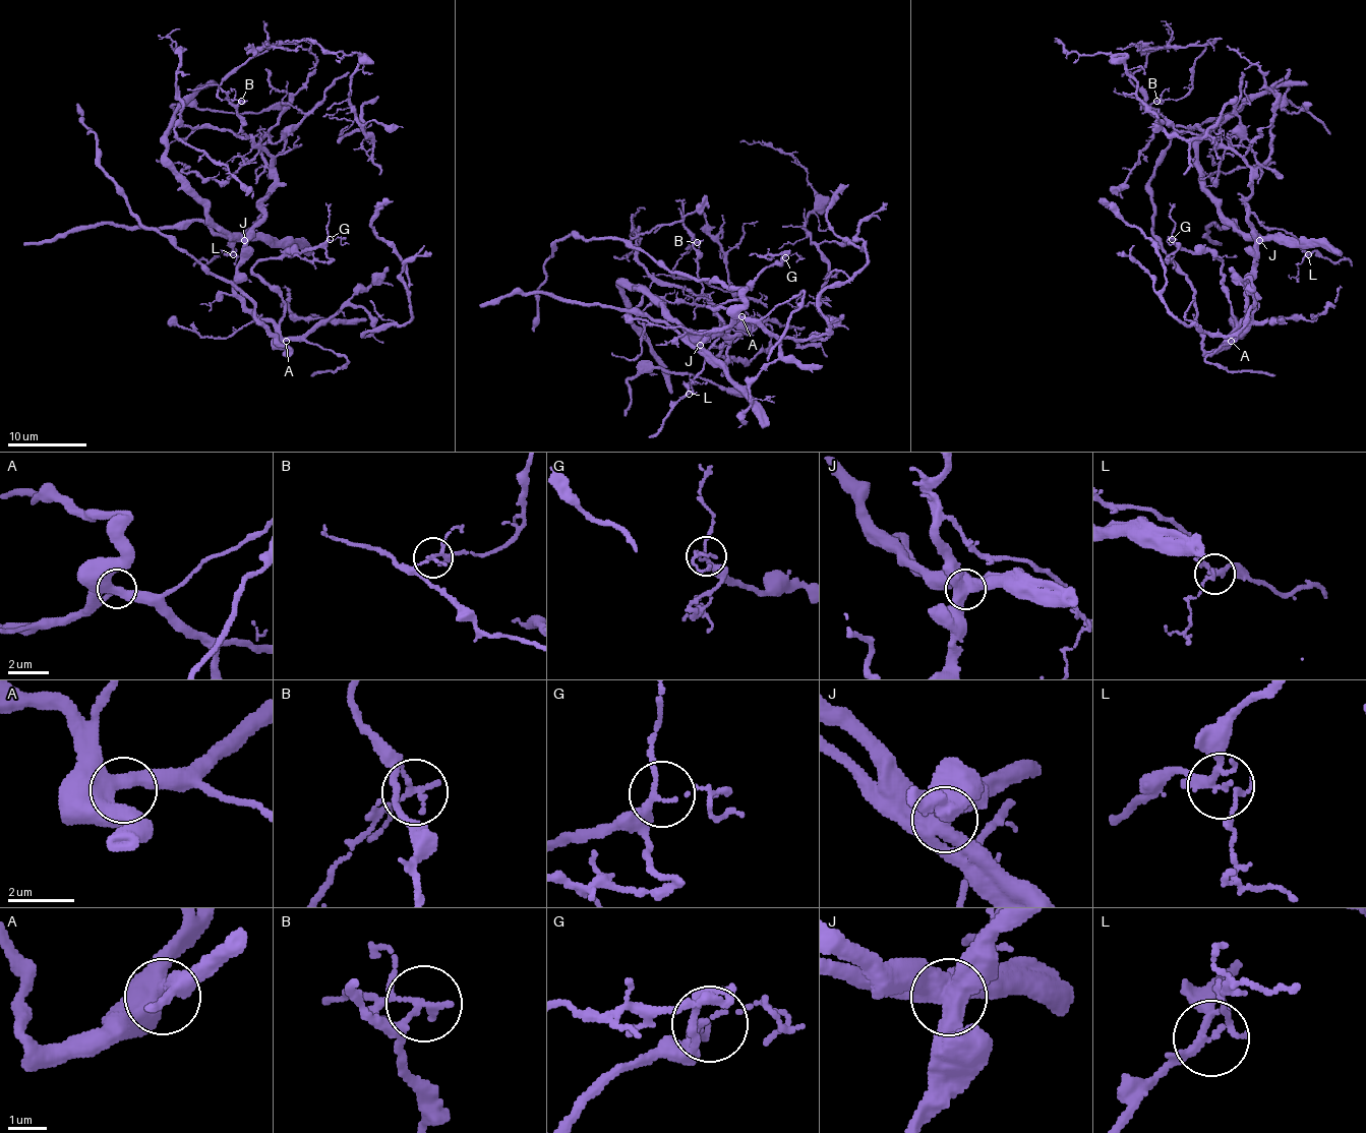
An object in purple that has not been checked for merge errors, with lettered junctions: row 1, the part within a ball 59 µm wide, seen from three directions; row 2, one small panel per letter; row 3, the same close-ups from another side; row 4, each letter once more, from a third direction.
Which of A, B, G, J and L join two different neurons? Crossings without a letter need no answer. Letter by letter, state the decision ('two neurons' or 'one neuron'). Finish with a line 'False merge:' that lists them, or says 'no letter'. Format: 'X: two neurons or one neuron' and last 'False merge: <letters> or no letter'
A: one neuron
B: two neurons
G: one neuron
J: two neurons
L: one neuron
False merge: B, J

